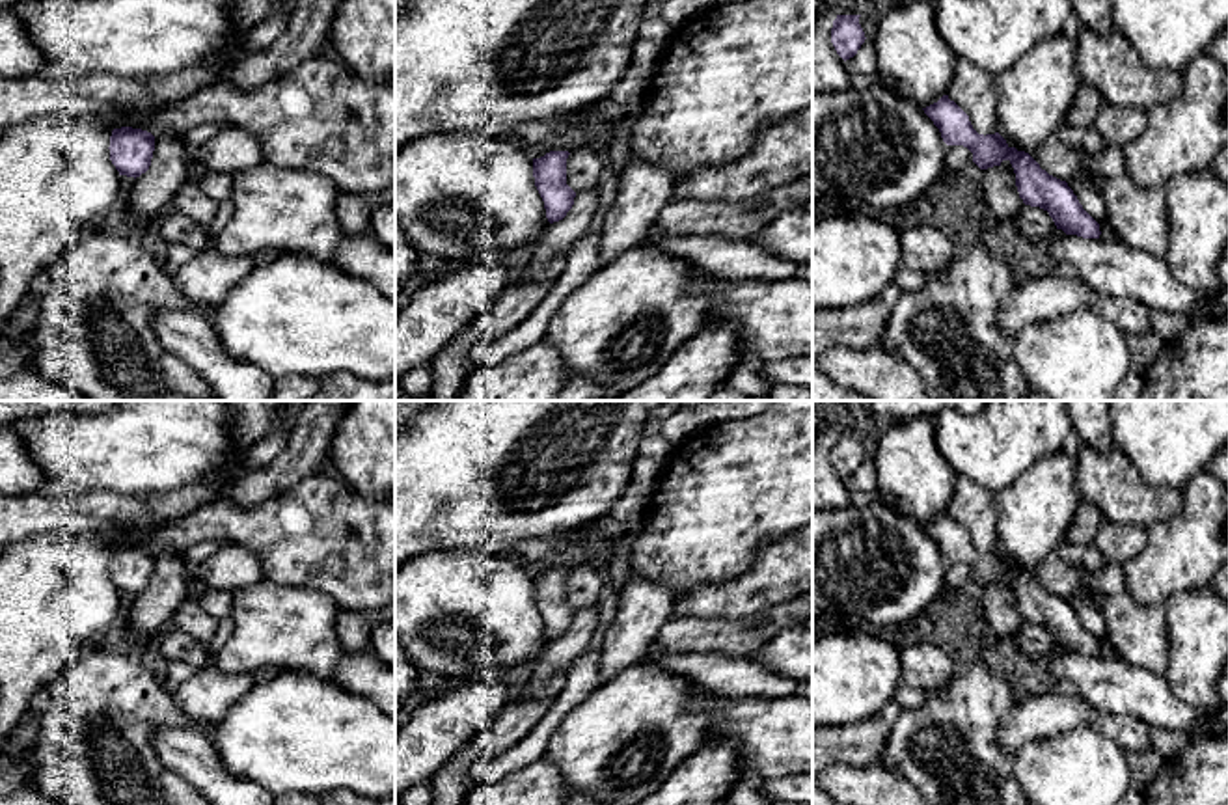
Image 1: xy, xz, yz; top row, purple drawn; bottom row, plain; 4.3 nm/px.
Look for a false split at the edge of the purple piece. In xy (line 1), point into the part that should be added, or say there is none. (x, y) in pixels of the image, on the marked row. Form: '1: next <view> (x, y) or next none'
1: next none

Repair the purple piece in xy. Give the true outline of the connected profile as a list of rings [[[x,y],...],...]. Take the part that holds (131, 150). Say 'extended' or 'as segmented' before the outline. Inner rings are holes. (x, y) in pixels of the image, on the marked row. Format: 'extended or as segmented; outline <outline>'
as segmented; outline [[[121,127],[110,136],[110,160],[119,175],[140,177],[151,166],[155,136],[142,129]]]

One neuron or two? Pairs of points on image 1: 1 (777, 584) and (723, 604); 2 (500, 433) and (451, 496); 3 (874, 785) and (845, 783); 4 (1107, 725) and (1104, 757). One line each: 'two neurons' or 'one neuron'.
1: one neuron
2: one neuron
3: one neuron
4: two neurons

